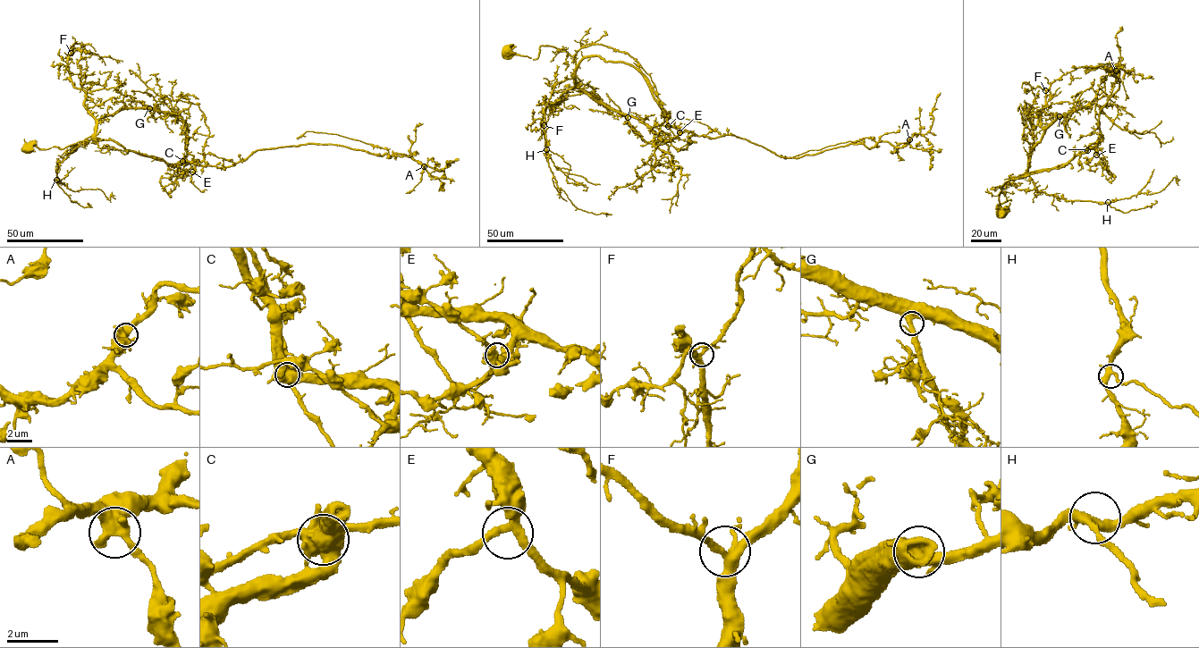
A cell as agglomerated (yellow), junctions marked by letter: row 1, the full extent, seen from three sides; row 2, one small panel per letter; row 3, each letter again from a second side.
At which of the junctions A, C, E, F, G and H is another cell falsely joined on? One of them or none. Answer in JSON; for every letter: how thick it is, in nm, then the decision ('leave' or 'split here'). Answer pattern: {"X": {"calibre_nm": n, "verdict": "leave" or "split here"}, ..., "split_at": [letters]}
{"A": {"calibre_nm": 440, "verdict": "leave"}, "C": {"calibre_nm": 800, "verdict": "leave"}, "E": {"calibre_nm": 320, "verdict": "leave"}, "F": {"calibre_nm": 340, "verdict": "leave"}, "G": {"calibre_nm": 440, "verdict": "leave"}, "H": {"calibre_nm": 340, "verdict": "leave"}, "split_at": []}

